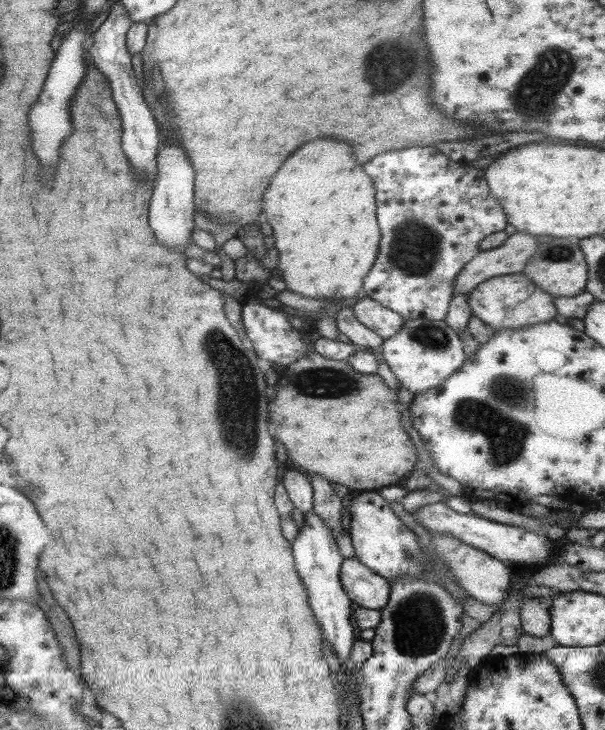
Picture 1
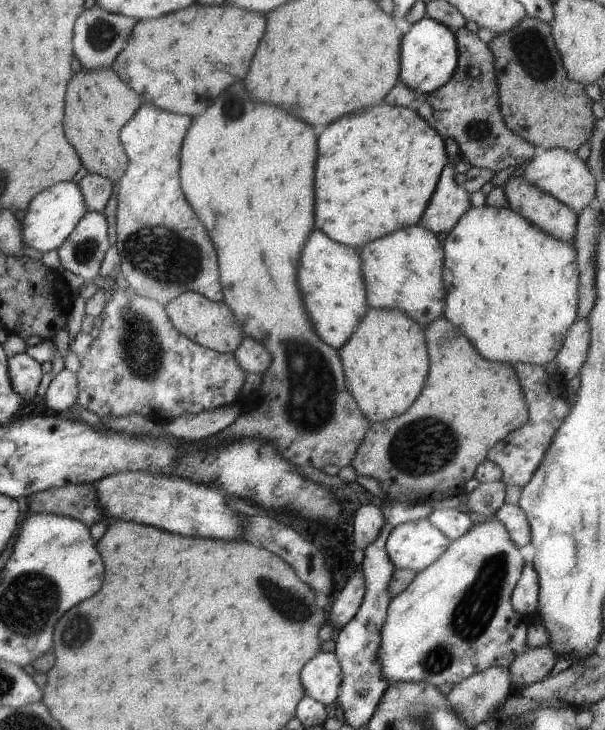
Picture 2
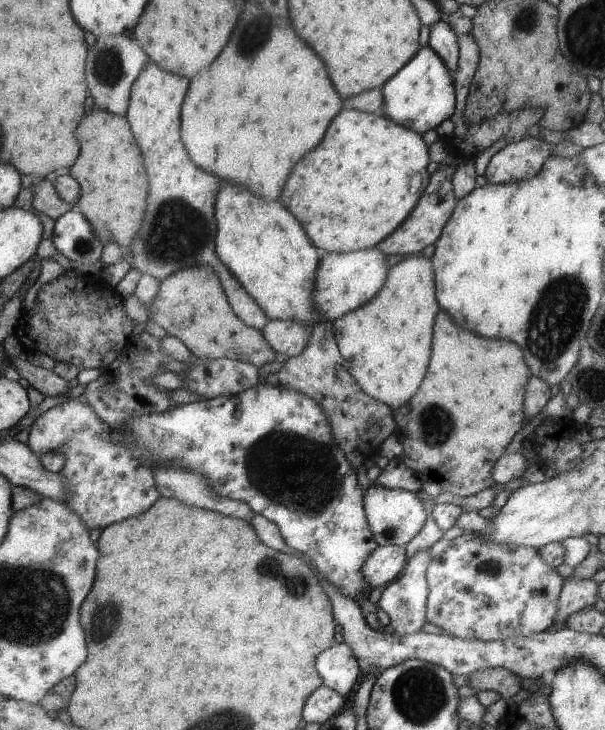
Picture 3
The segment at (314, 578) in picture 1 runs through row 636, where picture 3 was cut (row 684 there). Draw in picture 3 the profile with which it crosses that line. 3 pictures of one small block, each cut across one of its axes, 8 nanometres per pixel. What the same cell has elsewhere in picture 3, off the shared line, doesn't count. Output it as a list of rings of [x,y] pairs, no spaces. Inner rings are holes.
[[[345,641],[333,643],[322,650],[314,660],[314,667],[321,677],[322,684],[332,688],[342,697],[357,682],[360,670],[351,647]]]

